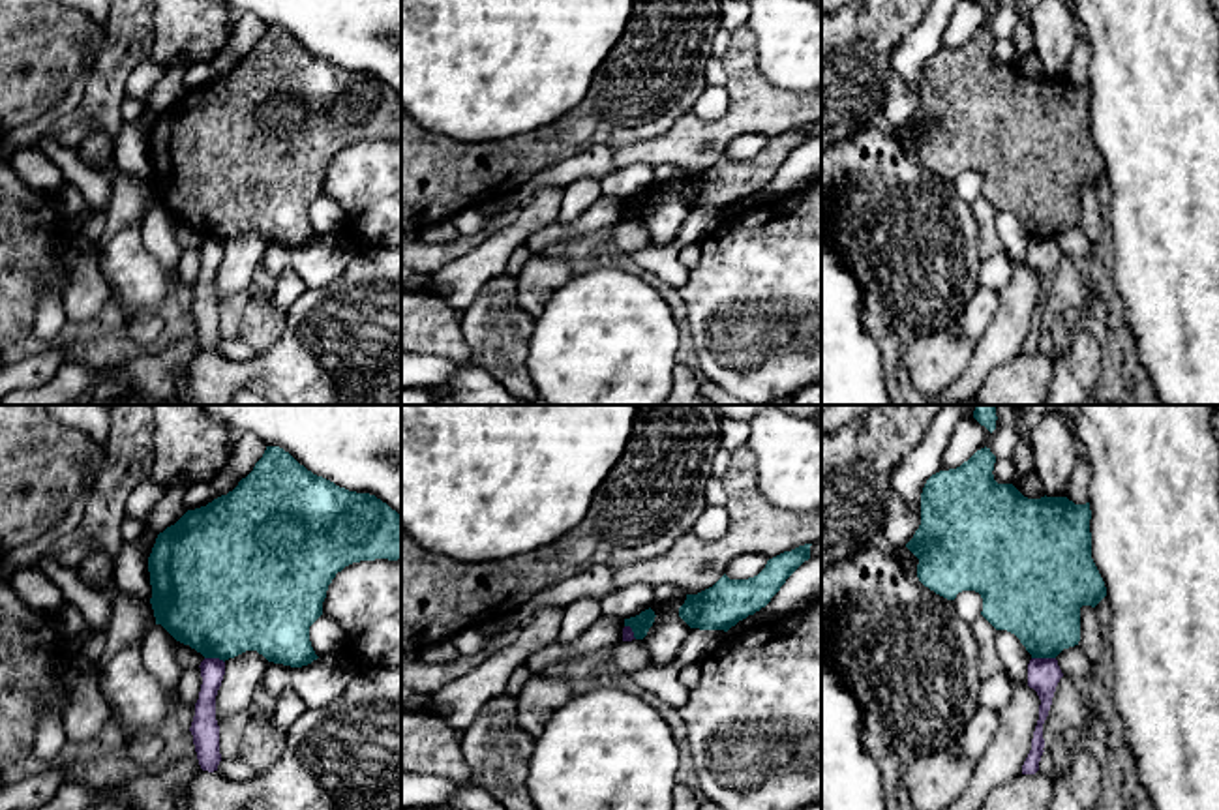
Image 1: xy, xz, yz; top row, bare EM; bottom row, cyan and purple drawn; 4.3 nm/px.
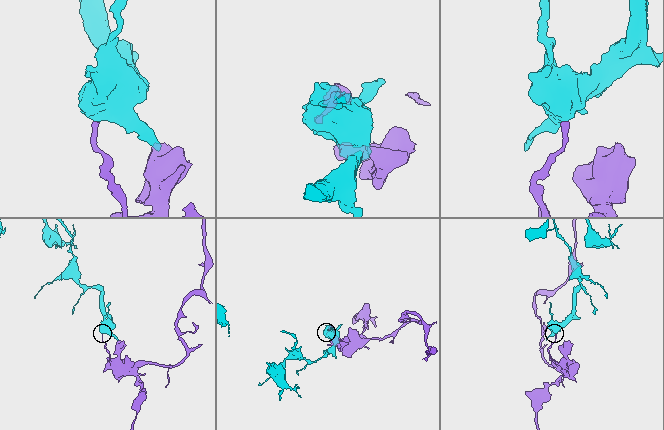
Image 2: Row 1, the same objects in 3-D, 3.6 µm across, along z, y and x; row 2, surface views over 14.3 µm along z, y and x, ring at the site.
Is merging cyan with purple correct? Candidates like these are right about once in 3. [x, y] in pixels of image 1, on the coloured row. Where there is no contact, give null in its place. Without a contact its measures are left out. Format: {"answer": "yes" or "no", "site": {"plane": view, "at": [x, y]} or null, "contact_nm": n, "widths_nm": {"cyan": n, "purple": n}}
{"answer": "no", "site": {"plane": "yz", "at": [1043, 657]}, "contact_nm": 100, "widths_nm": {"cyan": 360, "purple": 140}}

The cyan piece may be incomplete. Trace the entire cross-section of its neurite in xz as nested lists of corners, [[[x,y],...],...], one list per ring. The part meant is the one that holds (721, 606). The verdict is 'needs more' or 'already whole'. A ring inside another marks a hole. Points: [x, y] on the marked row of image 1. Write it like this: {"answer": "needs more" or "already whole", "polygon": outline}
{"answer": "already whole", "polygon": [[[805,544],[769,559],[765,568],[748,579],[730,579],[724,574],[713,587],[686,594],[679,617],[690,628],[728,632],[771,602],[786,579],[810,559],[810,546]]]}

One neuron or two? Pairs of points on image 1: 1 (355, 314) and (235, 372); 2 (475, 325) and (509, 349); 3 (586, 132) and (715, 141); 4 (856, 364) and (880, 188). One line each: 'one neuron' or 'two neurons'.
1: one neuron
2: one neuron
3: two neurons
4: two neurons

